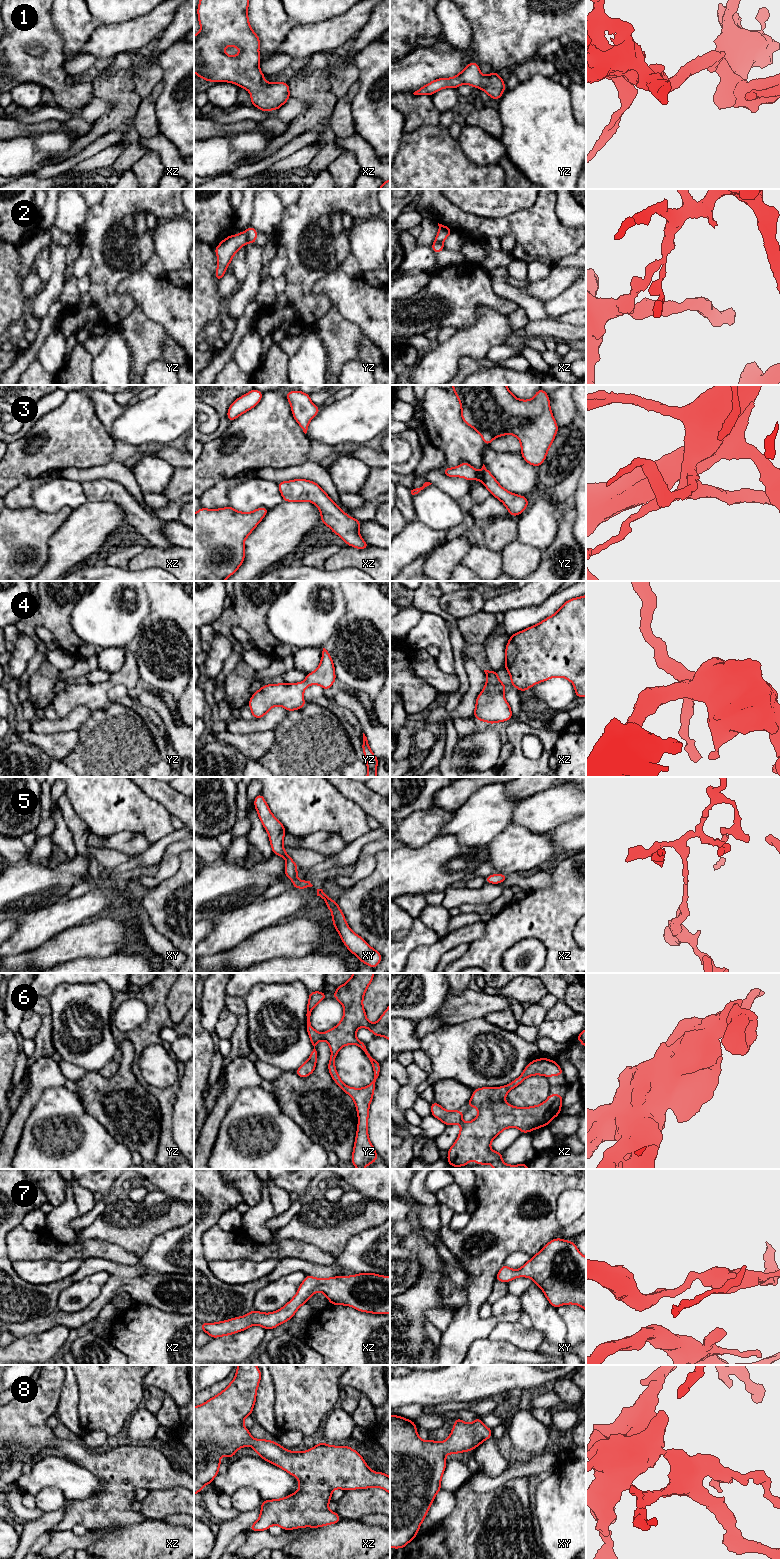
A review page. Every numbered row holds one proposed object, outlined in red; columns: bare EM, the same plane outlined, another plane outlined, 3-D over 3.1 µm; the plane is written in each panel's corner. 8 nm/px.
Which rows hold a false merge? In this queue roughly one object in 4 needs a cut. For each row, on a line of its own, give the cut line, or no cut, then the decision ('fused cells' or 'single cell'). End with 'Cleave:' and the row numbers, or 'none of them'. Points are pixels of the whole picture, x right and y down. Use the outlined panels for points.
1: no cut; single cell
2: cut in yz along (245, 232), (248, 241); fused cells
3: no cut; single cell
4: no cut; single cell
5: no cut; single cell
6: no cut; single cell
7: no cut; single cell
8: no cut; single cell
Cleave: 2

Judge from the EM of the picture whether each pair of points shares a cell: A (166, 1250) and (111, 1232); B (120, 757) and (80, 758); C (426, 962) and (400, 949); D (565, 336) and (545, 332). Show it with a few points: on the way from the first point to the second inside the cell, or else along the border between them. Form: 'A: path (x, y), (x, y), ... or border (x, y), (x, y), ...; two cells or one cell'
A: border (168, 1230), (157, 1235), (147, 1251), (139, 1258); two cells
B: path (110, 758), (90, 758); one cell
C: border (431, 944), (416, 947), (405, 962); two cells
D: path (560, 332), (550, 332); one cell

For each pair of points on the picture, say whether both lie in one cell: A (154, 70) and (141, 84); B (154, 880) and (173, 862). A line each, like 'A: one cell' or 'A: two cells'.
A: one cell
B: one cell

